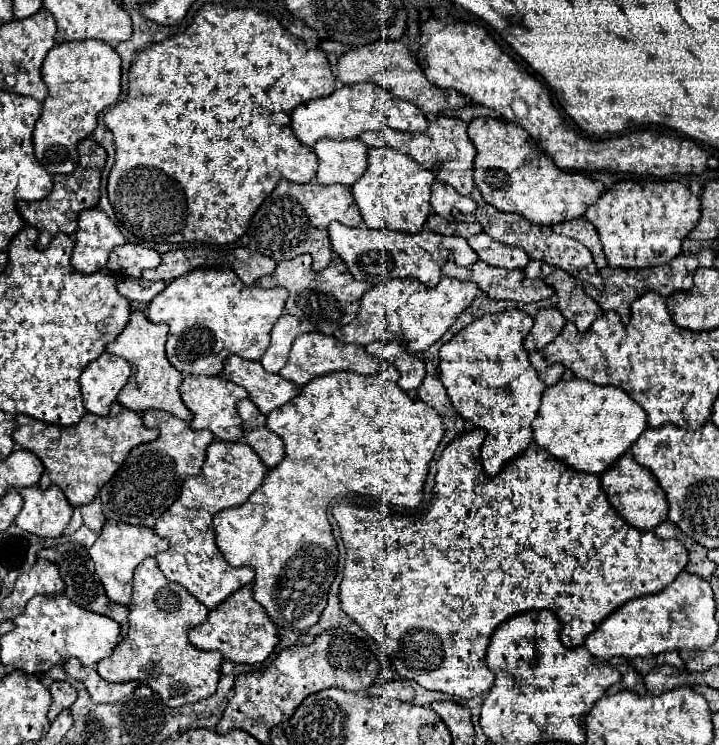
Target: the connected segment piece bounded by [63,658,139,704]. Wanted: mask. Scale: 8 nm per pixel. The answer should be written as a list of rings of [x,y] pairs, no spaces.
[[[69,658],[65,660],[63,664],[65,672],[69,676],[73,676],[75,680],[83,682],[87,692],[91,694],[91,700],[93,702],[99,702],[99,704],[109,704],[109,702],[117,702],[121,700],[123,696],[131,694],[139,684],[137,682],[123,682],[123,684],[113,684],[113,682],[107,682],[103,680],[95,666],[83,666],[81,662],[77,662],[75,658]]]

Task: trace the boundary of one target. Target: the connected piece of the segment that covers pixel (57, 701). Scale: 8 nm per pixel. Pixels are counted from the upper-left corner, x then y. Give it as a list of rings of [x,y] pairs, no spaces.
[[[53,682],[49,690],[53,696],[53,704],[49,708],[49,720],[55,720],[61,710],[69,708],[77,700],[77,690],[67,682]]]

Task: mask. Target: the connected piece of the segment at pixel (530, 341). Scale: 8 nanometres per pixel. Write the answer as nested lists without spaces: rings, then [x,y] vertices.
[[[541,308],[535,316],[529,336],[525,338],[525,350],[541,352],[549,342],[557,338],[563,326],[565,326],[565,318],[557,308]]]

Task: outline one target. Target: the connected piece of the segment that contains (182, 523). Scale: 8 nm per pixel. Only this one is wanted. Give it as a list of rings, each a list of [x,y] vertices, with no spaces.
[[[213,440],[207,448],[207,458],[199,476],[189,476],[183,482],[181,496],[161,514],[155,532],[169,540],[169,550],[155,556],[161,572],[169,582],[181,584],[209,610],[217,608],[233,592],[251,584],[255,578],[253,568],[233,568],[219,552],[213,534],[213,516],[219,510],[243,504],[263,482],[267,466],[257,458],[255,450],[241,442]]]

